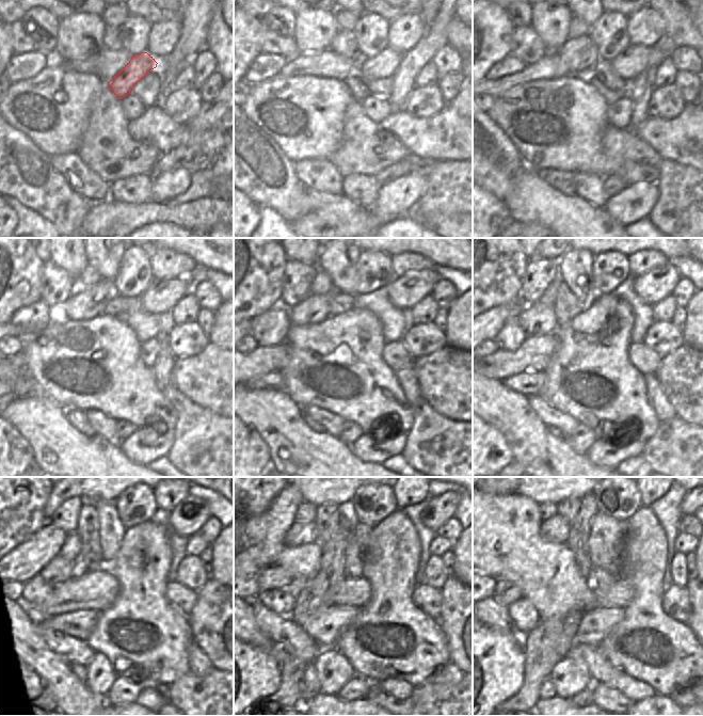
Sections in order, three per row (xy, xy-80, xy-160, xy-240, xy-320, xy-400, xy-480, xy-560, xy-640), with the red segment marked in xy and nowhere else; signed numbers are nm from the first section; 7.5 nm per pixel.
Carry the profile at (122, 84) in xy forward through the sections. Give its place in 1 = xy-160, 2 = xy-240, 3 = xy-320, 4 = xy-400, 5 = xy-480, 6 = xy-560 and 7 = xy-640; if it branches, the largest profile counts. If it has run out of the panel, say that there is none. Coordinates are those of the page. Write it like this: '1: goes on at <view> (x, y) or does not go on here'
1: goes on at xy-160 (628, 64)
2: goes on at xy-240 (160, 297)
3: goes on at xy-320 (404, 291)
4: goes on at xy-400 (655, 285)
5: goes on at xy-480 (186, 519)
6: goes on at xy-560 (438, 509)
7: goes on at xy-640 (689, 505)

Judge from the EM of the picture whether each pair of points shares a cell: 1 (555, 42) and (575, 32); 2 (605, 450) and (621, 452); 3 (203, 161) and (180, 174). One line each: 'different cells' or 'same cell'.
1: different cells
2: same cell
3: different cells

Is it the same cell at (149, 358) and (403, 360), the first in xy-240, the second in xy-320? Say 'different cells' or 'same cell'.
same cell

